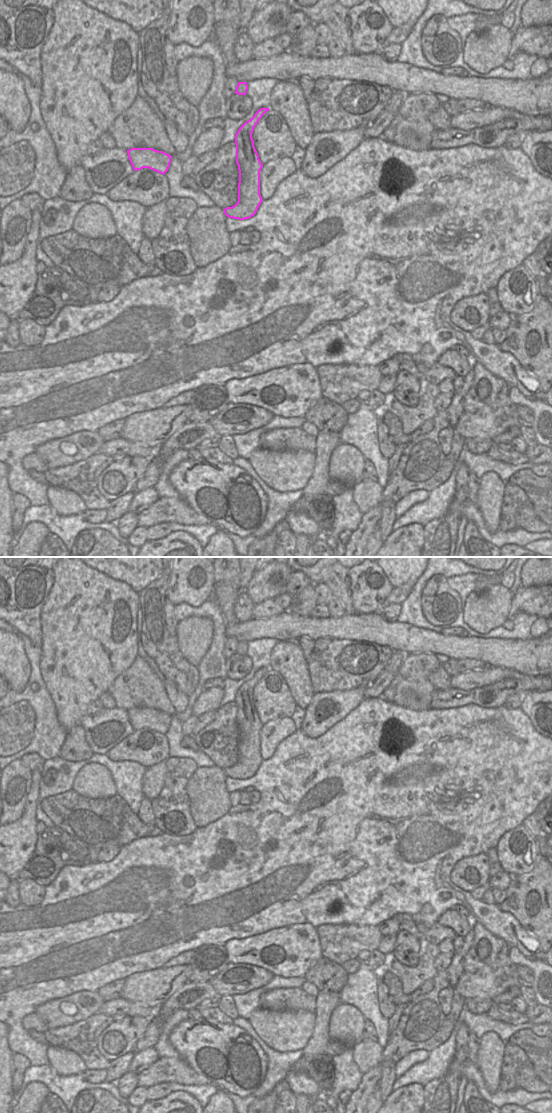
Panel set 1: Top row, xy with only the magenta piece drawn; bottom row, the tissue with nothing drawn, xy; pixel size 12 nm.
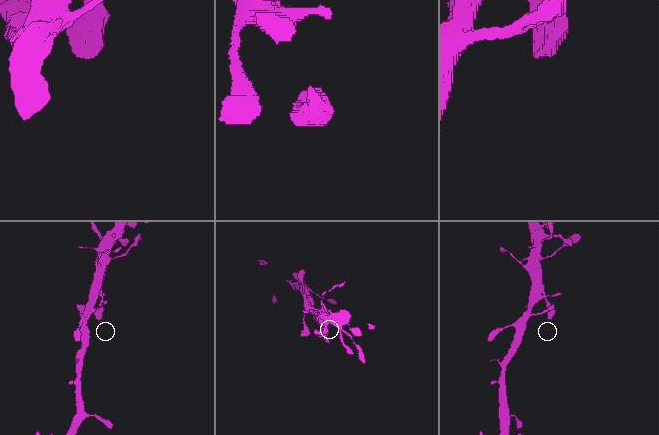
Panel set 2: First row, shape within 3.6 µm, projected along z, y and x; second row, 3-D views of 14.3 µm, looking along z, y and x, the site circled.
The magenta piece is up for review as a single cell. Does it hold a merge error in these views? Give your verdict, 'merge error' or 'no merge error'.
no merge error

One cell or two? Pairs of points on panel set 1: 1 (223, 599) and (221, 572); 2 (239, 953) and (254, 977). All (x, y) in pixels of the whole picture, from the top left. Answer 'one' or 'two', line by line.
1: one
2: two

